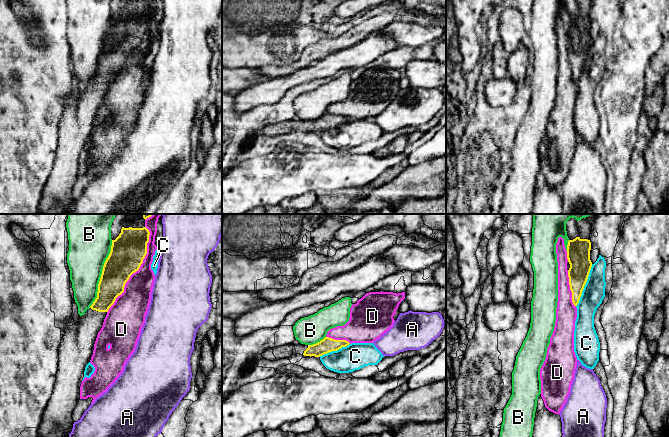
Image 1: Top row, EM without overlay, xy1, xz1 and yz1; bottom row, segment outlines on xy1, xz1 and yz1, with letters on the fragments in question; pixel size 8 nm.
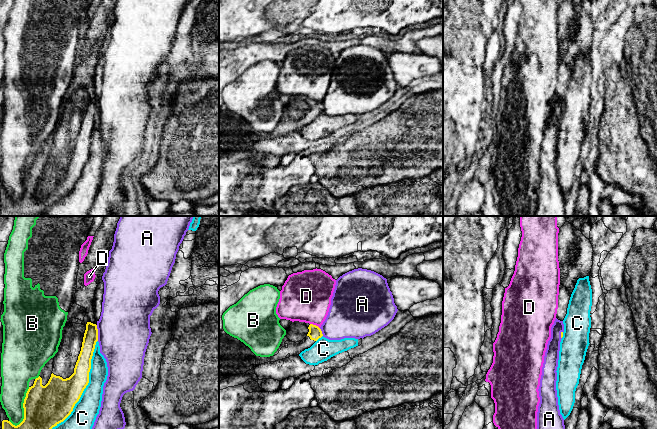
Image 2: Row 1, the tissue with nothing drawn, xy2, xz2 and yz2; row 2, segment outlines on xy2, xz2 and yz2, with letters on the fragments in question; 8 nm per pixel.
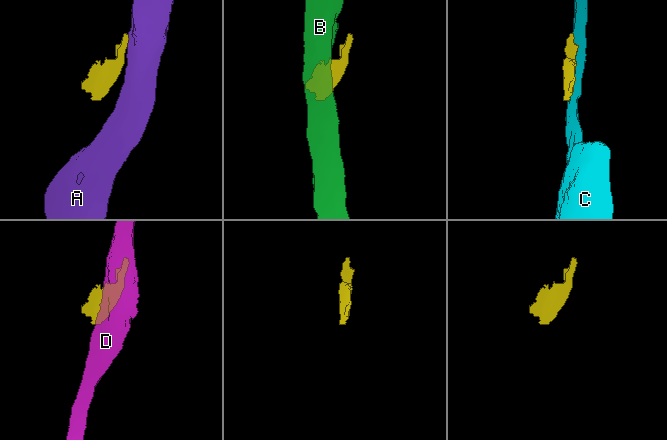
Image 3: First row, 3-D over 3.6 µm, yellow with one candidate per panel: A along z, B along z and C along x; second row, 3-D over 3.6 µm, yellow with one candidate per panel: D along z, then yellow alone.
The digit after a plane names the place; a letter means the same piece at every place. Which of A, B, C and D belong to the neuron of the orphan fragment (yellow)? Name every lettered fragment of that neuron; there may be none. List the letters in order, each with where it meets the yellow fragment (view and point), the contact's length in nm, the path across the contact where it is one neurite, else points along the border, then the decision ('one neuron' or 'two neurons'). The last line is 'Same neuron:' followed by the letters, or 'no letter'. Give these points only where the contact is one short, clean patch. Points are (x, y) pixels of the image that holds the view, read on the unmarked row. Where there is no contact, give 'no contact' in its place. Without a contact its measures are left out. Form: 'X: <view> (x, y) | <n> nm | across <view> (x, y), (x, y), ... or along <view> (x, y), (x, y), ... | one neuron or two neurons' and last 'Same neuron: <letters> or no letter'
A: xy2 (97, 109) | 130 nm | along xy2 (96, 101), (98, 116) | two neurons
B: xy1 (101, 50) | 550 nm | two neurons
C: xy2 (82, 168) | 950 nm | two neurons
D: xy1 (137, 46) | 750 nm | two neurons
Same neuron: no letter

